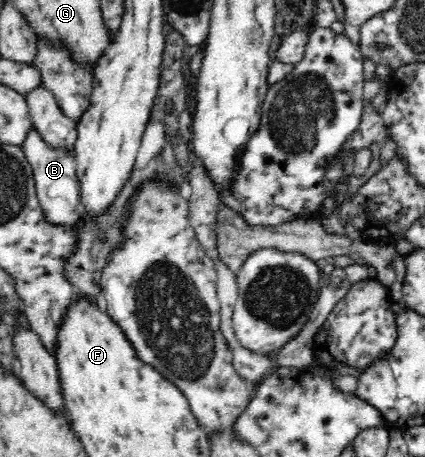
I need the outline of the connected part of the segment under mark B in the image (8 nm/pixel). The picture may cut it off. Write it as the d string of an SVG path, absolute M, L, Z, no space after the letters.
M31 127L22 145L27 162L32 166L36 195L45 220L54 225L75 225L81 217L81 185L79 184L73 149L54 149Z

